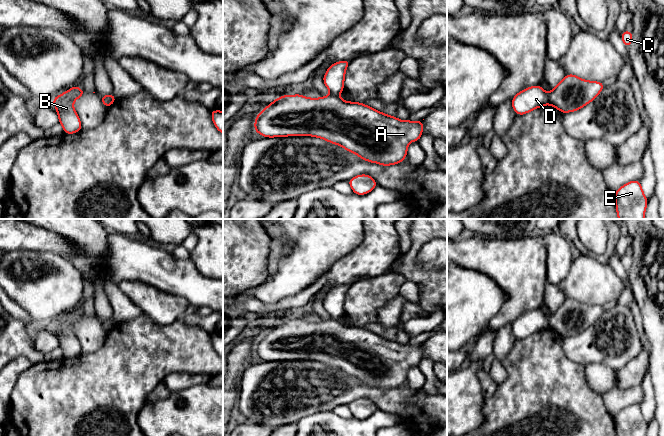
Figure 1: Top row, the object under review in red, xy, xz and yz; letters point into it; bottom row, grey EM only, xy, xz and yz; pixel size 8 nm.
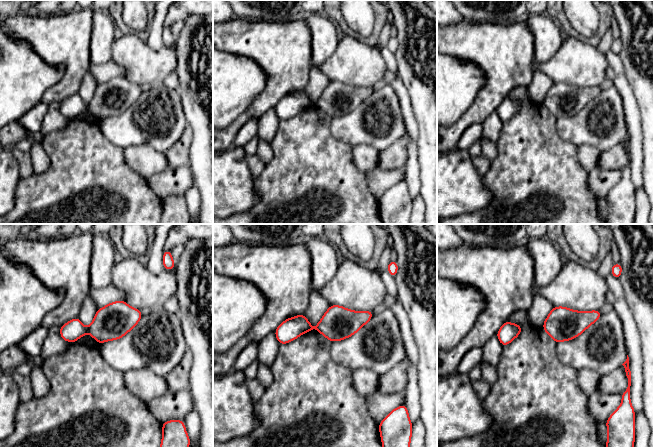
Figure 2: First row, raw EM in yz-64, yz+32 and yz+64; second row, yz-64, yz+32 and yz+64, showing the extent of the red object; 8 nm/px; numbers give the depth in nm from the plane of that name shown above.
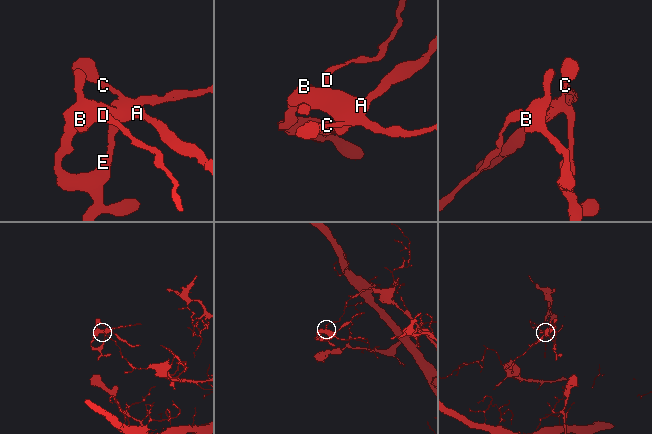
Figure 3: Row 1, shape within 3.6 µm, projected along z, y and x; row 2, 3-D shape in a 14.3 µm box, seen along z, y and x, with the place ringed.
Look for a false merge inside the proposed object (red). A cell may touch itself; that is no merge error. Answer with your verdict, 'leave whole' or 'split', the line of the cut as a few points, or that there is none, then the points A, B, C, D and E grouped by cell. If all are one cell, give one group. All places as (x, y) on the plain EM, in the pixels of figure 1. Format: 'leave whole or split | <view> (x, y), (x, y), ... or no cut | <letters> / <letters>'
split | yz (547, 318), (548, 327) | A B C E / D

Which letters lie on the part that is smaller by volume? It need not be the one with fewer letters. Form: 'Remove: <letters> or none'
Remove: A, B, C, E

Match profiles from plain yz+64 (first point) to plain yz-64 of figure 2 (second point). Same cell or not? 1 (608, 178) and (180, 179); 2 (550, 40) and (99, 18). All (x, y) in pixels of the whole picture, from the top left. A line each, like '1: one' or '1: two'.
1: one
2: one

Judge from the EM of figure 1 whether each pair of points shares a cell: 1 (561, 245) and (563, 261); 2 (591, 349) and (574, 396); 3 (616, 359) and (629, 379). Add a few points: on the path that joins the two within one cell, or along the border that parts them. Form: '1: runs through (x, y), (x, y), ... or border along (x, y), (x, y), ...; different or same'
1: runs through (561, 249), (561, 257); same
2: border along (564, 352), (571, 360), (584, 366); different
3: border along (640, 352), (616, 372); different

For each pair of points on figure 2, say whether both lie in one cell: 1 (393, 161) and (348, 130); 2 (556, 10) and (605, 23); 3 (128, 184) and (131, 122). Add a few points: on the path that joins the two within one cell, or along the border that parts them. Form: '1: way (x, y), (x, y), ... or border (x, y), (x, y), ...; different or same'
1: border (399, 138), (380, 152); different
2: way (566, 25), (583, 39), (595, 38); same
3: border (103, 135), (123, 149); different

